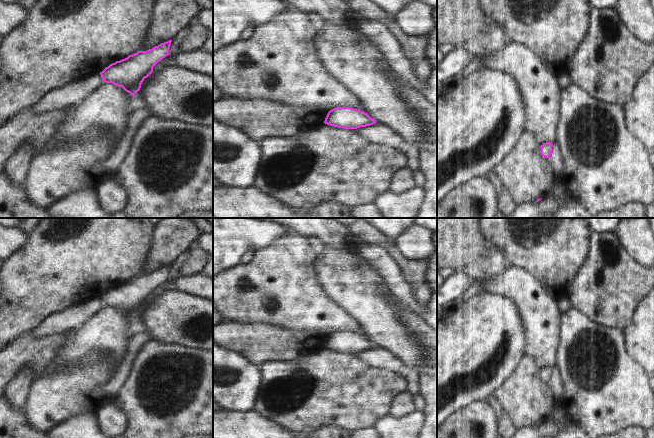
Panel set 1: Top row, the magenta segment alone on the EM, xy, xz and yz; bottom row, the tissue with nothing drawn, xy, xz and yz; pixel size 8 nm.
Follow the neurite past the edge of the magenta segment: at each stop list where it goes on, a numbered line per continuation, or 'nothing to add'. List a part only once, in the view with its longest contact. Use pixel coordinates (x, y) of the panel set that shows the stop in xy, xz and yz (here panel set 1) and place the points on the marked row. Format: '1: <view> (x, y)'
nothing to add

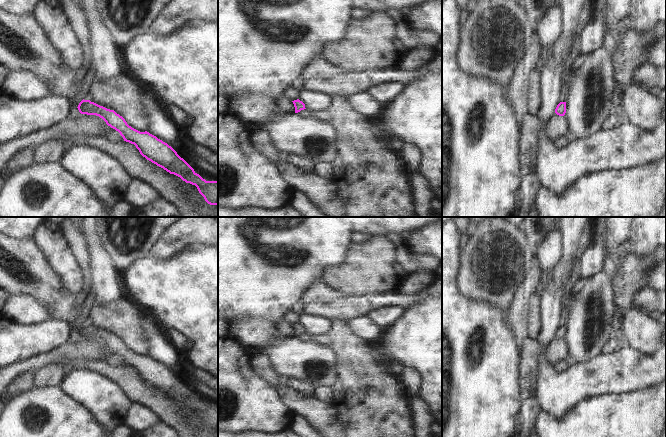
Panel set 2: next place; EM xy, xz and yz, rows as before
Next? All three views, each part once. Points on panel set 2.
nothing to add

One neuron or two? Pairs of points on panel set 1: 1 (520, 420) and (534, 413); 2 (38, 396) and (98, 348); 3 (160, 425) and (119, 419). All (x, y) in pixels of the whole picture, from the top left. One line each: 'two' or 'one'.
1: one
2: one
3: two

